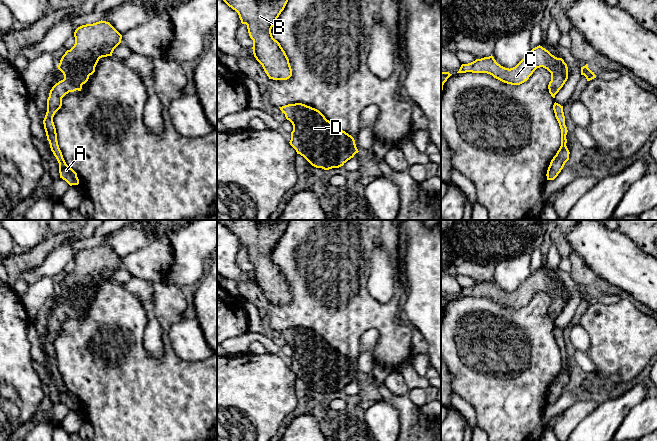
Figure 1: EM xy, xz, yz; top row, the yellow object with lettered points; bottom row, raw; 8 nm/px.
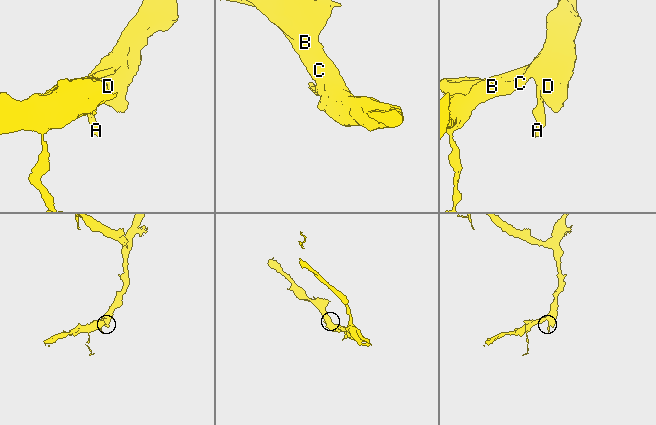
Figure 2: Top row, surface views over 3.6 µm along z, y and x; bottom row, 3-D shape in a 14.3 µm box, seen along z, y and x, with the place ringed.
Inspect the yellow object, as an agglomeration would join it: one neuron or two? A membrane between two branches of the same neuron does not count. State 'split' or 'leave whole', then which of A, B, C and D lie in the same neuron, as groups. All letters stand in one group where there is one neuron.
leave whole | A B C D

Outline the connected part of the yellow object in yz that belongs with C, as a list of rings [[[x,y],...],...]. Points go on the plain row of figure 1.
[[[542,270],[533,272],[515,291],[505,292],[494,281],[484,281],[462,288],[457,297],[487,297],[494,302],[511,309],[520,309],[527,305],[533,296],[543,291],[551,297],[549,317],[553,322],[568,303],[568,291],[562,282],[557,282]]]

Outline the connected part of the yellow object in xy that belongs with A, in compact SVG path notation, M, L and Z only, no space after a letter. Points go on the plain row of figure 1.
M106 245L86 248L74 256L75 268L62 280L58 293L64 303L50 314L47 323L47 336L43 344L47 364L51 375L59 387L60 402L70 410L78 409L77 397L70 392L62 379L57 365L56 352L53 346L55 337L62 330L62 322L69 316L81 315L89 300L102 281L112 280L114 273L121 267L122 259Z

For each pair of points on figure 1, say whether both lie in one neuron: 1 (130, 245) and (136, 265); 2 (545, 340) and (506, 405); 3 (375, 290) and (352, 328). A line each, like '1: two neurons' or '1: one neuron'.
1: two neurons
2: one neuron
3: two neurons

